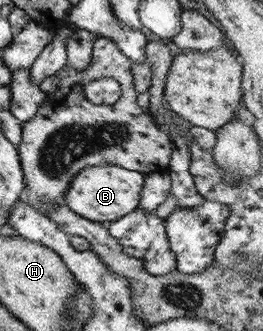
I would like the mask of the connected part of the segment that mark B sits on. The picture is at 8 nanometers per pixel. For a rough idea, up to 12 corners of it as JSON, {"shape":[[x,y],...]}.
{"shape":[[108,164],[71,177],[64,204],[100,224],[138,207],[143,176]]}

